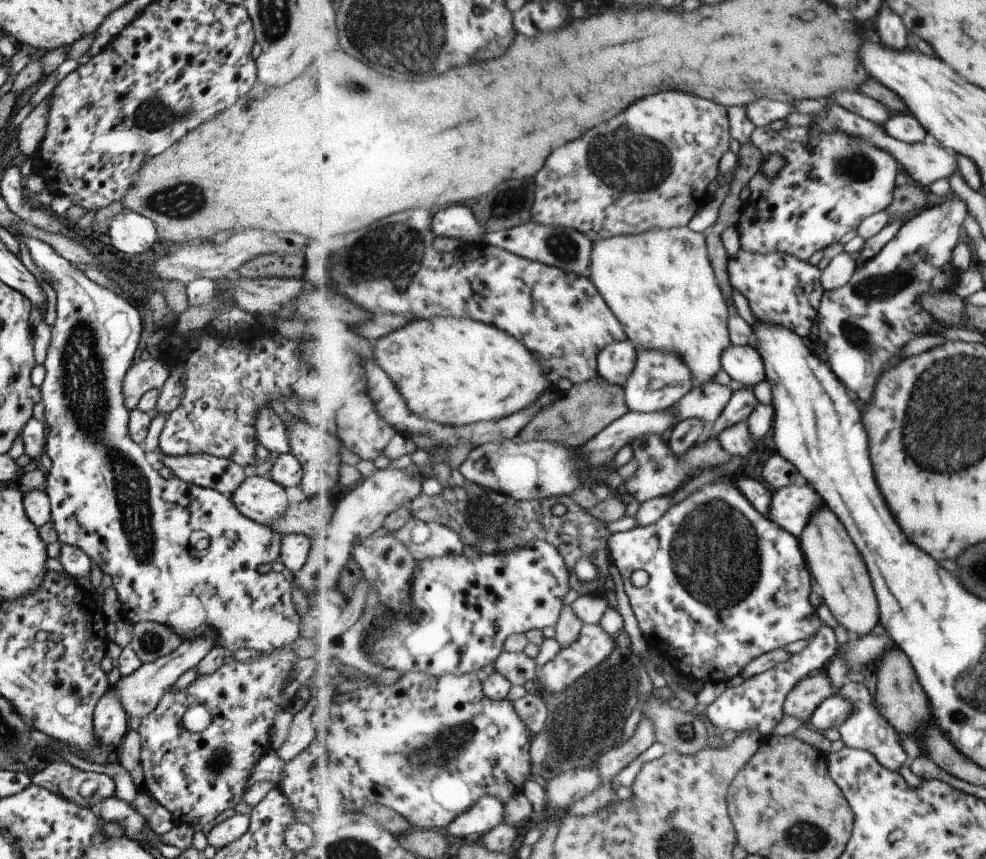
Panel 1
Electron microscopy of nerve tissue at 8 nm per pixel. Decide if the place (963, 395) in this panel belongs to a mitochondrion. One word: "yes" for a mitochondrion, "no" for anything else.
yes

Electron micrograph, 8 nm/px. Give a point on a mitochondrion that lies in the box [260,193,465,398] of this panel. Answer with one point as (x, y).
(394, 253)

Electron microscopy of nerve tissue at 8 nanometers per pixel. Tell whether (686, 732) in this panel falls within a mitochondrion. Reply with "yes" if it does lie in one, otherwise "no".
yes

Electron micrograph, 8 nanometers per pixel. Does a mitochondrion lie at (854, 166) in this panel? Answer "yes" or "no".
yes

